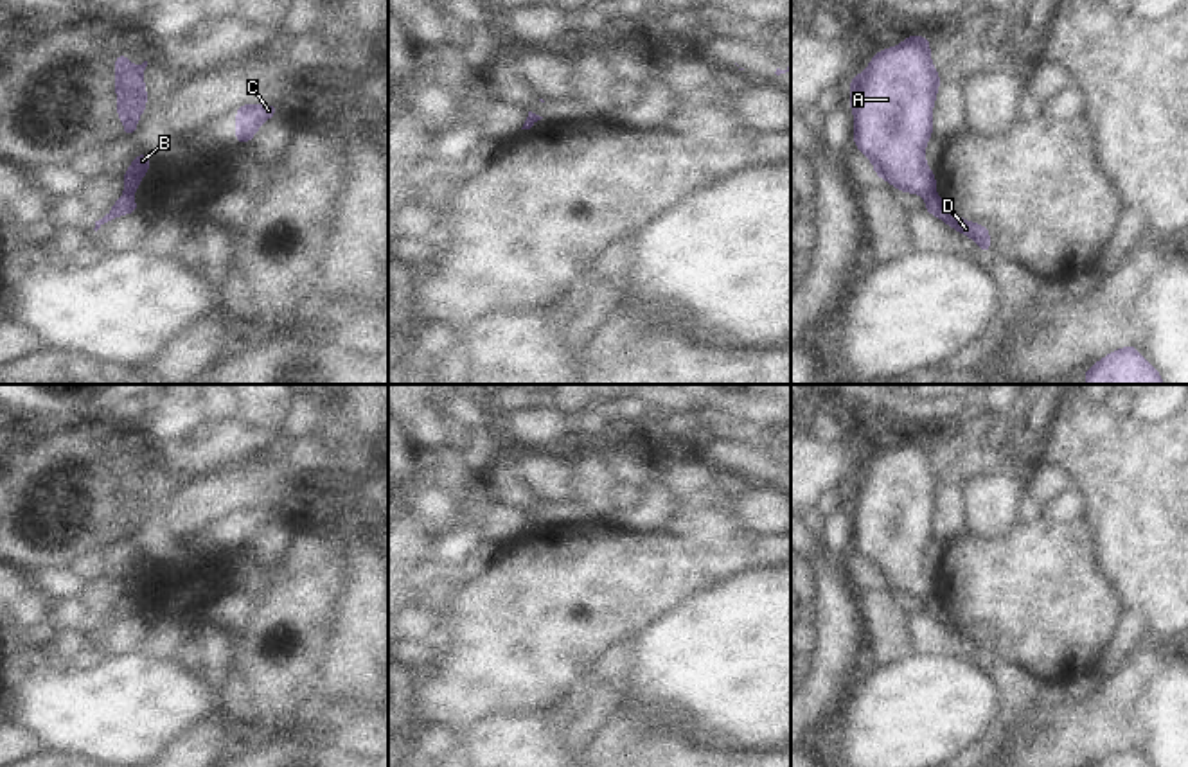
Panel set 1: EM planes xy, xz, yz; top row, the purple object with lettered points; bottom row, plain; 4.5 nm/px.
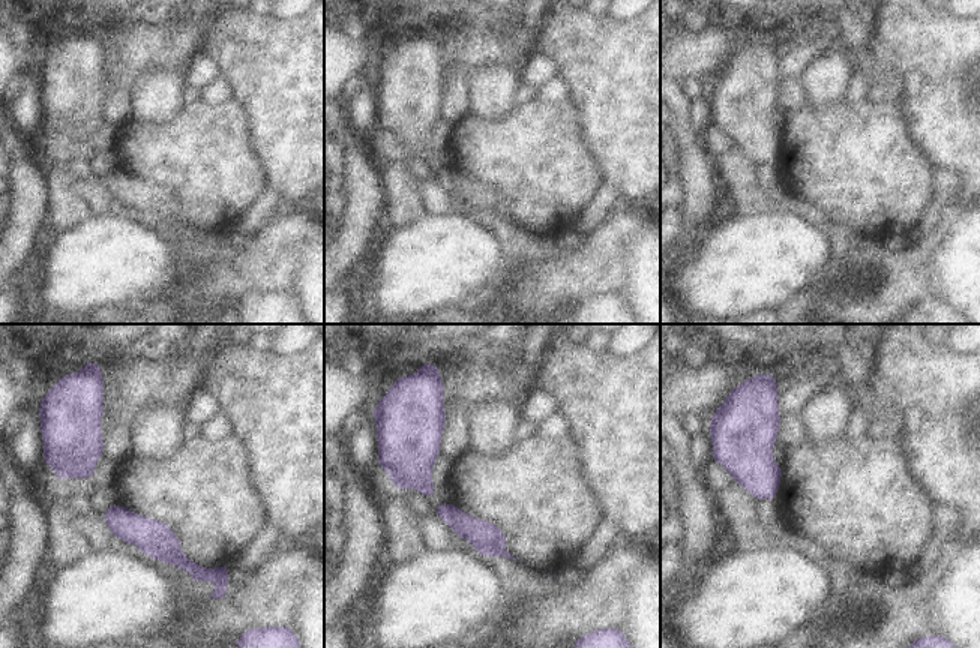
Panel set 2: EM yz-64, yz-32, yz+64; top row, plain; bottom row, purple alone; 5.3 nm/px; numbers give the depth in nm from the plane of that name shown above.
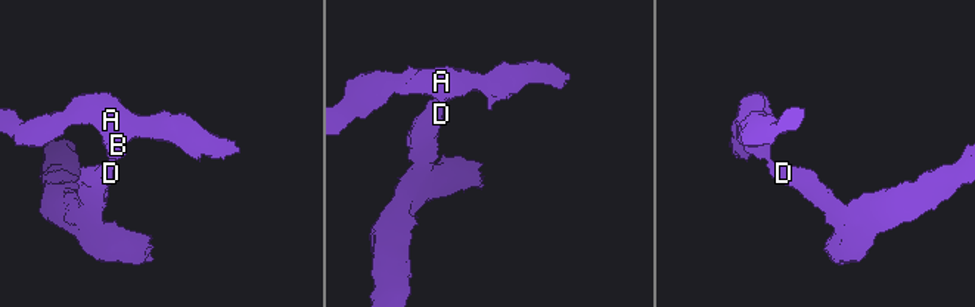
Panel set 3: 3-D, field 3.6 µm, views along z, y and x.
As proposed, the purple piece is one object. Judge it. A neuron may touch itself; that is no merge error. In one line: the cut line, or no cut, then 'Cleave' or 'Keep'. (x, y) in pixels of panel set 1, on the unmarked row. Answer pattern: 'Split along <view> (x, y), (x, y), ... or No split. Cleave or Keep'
Split along yz (933, 593), (926, 600). Cleave.

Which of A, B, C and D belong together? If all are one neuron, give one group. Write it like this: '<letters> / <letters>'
A B C / D

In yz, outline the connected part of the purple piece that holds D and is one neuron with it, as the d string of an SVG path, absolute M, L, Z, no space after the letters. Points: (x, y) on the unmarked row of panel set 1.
M933 595L926 600L924 614L929 614L931 618L942 622L949 630L971 639L981 654L992 654L990 632L985 627L967 623L951 614L938 596Z

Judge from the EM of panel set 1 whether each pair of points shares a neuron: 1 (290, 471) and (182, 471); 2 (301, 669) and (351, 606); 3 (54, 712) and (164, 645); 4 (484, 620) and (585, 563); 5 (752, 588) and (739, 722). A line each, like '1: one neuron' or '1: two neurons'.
1: two neurons
2: two neurons
3: two neurons
4: one neuron
5: one neuron

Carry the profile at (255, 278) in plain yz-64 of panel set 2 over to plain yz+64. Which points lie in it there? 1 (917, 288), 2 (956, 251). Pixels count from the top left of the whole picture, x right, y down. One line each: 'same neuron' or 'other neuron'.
1: same neuron
2: other neuron

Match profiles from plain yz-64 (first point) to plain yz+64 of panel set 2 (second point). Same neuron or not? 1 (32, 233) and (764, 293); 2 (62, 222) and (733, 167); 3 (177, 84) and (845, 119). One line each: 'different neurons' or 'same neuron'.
1: different neurons
2: same neuron
3: different neurons

